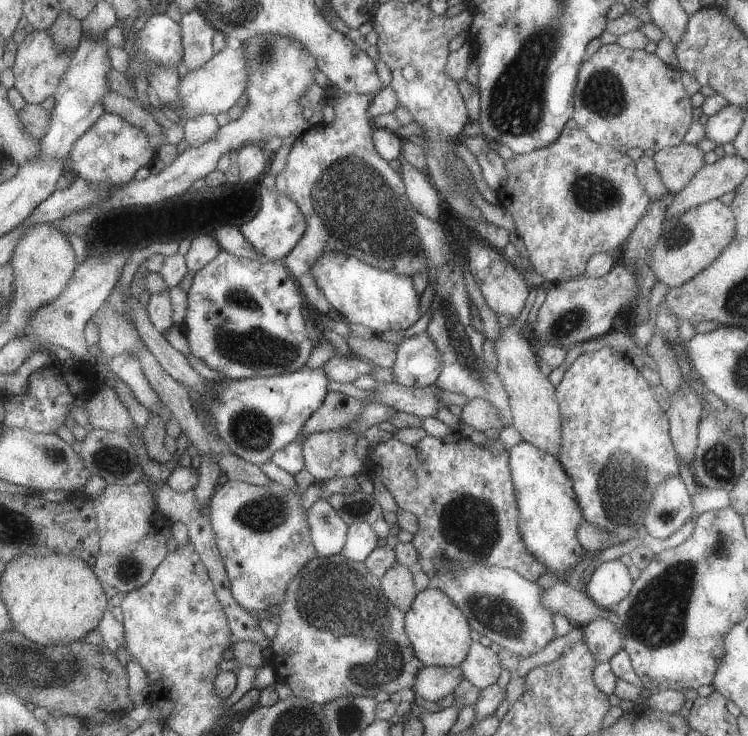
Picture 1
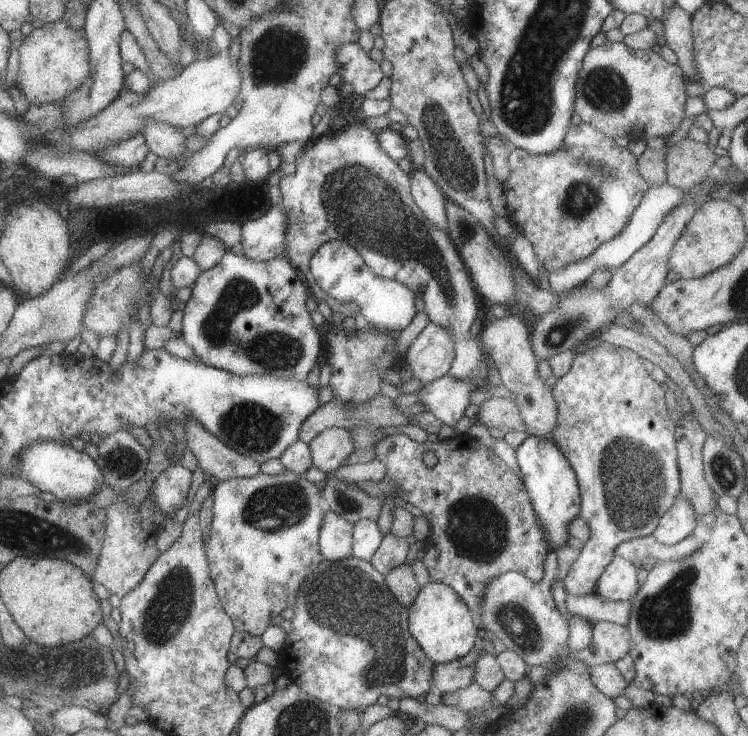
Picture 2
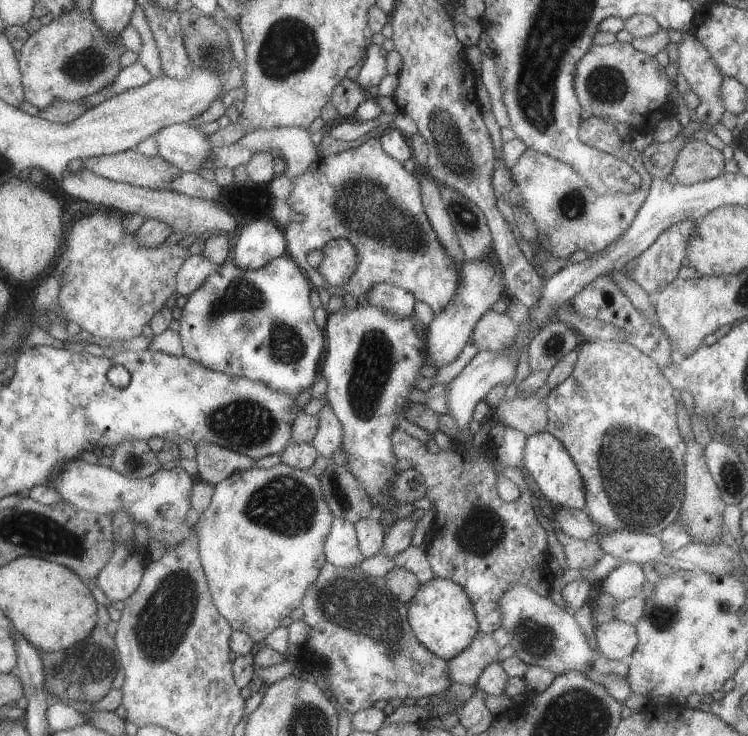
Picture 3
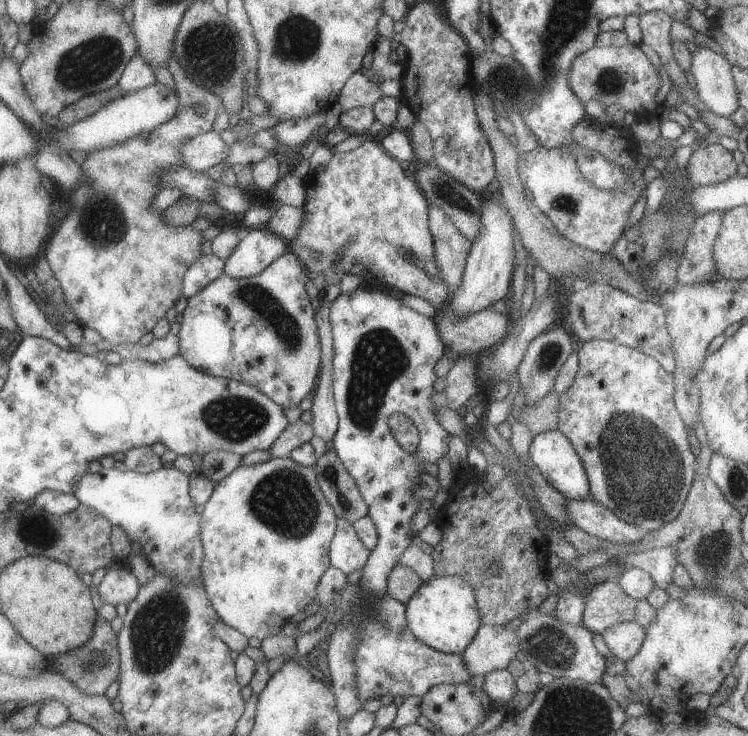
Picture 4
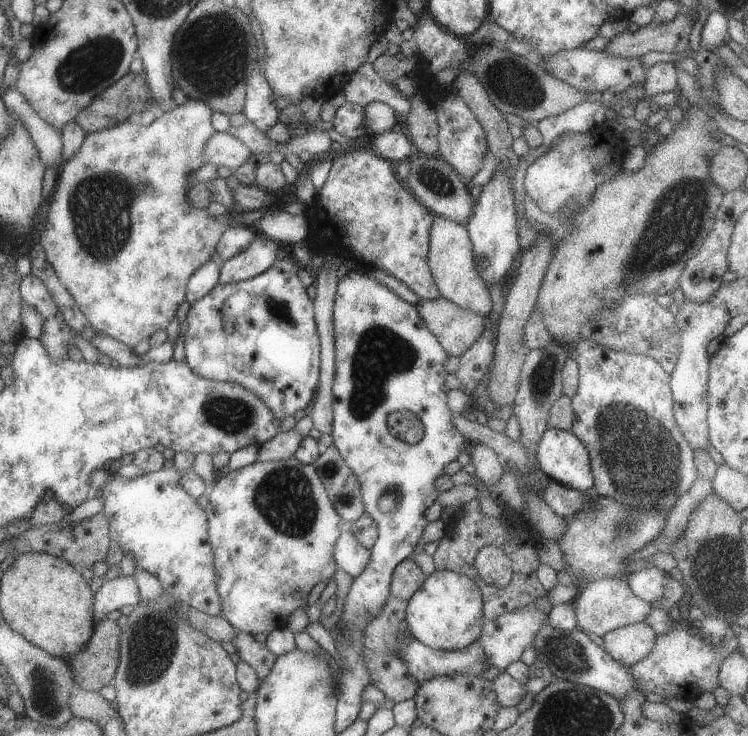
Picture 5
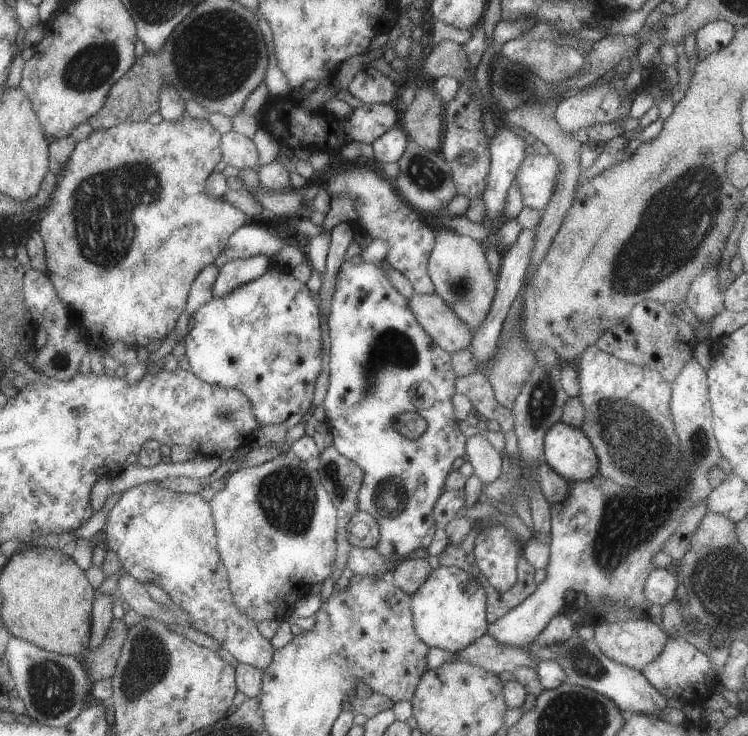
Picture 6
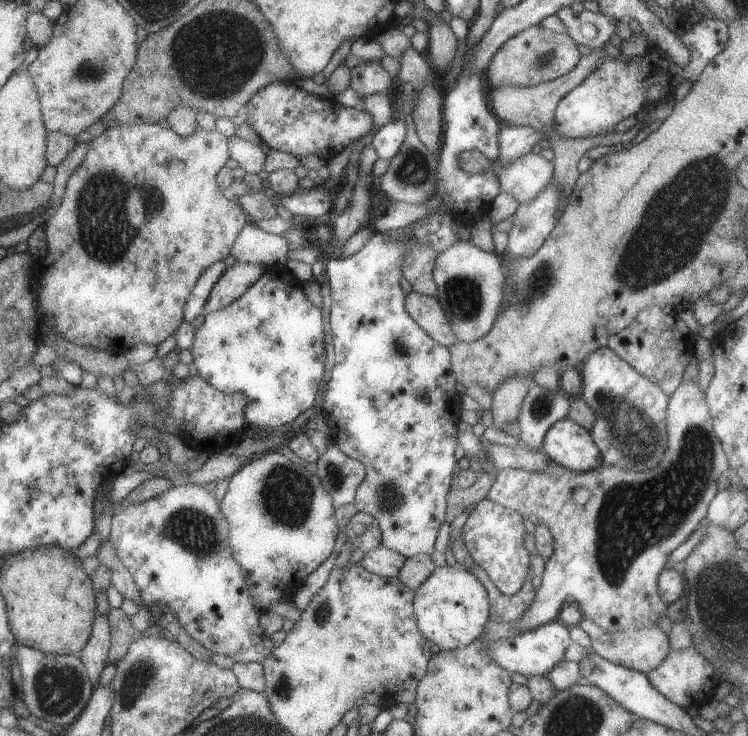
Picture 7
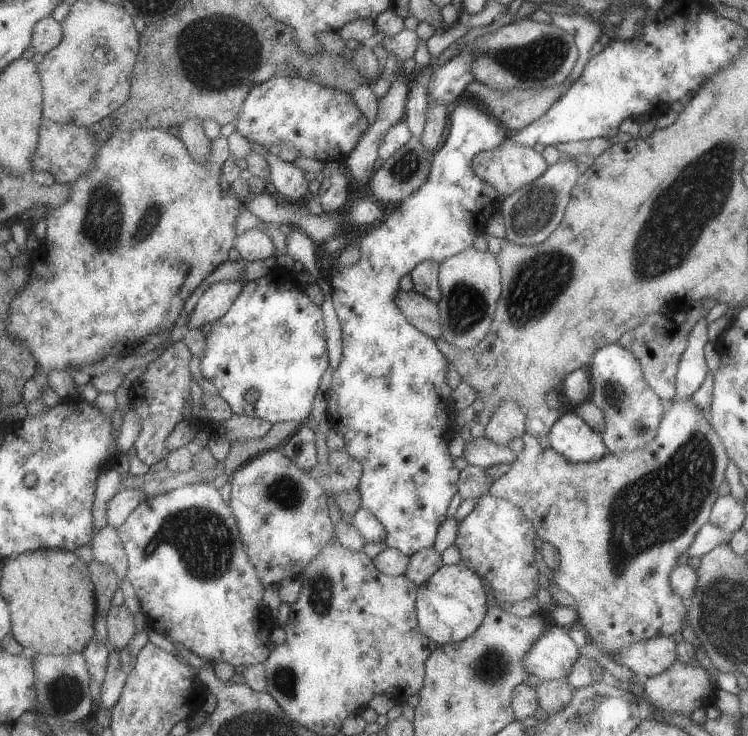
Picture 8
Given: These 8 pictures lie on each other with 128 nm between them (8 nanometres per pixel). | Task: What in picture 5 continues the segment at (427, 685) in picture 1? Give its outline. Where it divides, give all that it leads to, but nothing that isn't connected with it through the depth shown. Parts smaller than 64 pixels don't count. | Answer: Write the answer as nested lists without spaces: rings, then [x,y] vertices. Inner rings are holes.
[[[546,596],[529,604],[513,613],[504,613],[497,619],[485,620],[480,631],[480,639],[477,640],[485,658],[486,664],[497,670],[504,670],[509,664],[517,661],[527,646],[534,640],[537,630],[541,624],[547,623],[548,613],[551,606]]]

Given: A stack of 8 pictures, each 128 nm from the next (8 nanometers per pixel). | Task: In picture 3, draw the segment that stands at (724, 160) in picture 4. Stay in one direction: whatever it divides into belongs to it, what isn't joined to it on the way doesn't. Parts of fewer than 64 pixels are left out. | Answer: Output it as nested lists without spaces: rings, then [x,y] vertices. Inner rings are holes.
[[[689,139],[677,153],[672,175],[677,183],[692,185],[724,173],[721,151],[704,140]]]

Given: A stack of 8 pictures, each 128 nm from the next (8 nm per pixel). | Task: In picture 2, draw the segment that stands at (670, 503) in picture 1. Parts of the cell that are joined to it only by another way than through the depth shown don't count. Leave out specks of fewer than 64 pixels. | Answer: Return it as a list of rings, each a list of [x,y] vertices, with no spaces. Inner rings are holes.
[[[679,493],[675,496],[673,506],[657,520],[657,528],[653,530],[652,535],[657,542],[673,546],[687,538],[695,524],[697,516],[693,508]]]

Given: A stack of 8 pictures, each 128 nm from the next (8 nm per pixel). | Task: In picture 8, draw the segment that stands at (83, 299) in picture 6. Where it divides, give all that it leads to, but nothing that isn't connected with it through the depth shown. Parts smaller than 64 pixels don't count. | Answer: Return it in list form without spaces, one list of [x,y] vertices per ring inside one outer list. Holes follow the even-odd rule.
[[[115,129],[113,133],[101,142],[96,150],[94,162],[91,168],[84,171],[74,182],[70,183],[70,192],[67,201],[48,210],[44,219],[46,232],[43,240],[43,258],[37,266],[37,276],[31,276],[26,281],[26,286],[10,301],[8,311],[8,322],[6,325],[7,335],[13,341],[21,343],[30,351],[30,356],[35,360],[36,370],[34,376],[26,381],[23,393],[23,401],[35,400],[41,397],[43,388],[47,386],[46,377],[50,370],[66,370],[71,372],[83,364],[91,365],[101,361],[108,355],[115,355],[107,348],[115,344],[115,332],[117,342],[123,342],[125,346],[135,346],[135,342],[143,341],[147,336],[156,331],[167,331],[175,325],[177,317],[185,304],[185,301],[192,294],[201,282],[219,265],[228,260],[228,252],[233,247],[235,237],[235,219],[239,214],[239,207],[242,201],[224,196],[220,184],[220,173],[223,162],[231,156],[228,150],[227,140],[223,136],[217,136],[210,140],[210,150],[203,163],[194,162],[186,152],[185,146],[179,138],[171,136],[165,129],[136,129],[135,131],[124,132]]]

